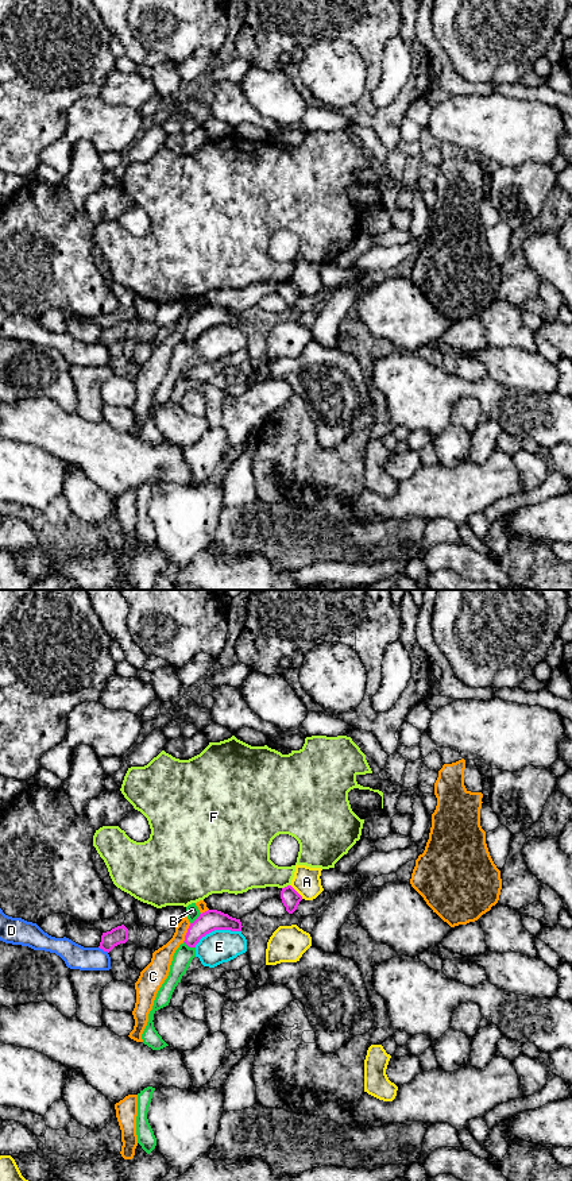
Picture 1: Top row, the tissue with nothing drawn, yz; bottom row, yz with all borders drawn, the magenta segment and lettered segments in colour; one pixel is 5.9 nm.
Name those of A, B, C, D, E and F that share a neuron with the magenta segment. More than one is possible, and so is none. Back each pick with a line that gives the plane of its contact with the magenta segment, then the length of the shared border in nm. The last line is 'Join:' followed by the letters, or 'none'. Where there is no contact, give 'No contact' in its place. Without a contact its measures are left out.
Join: none

